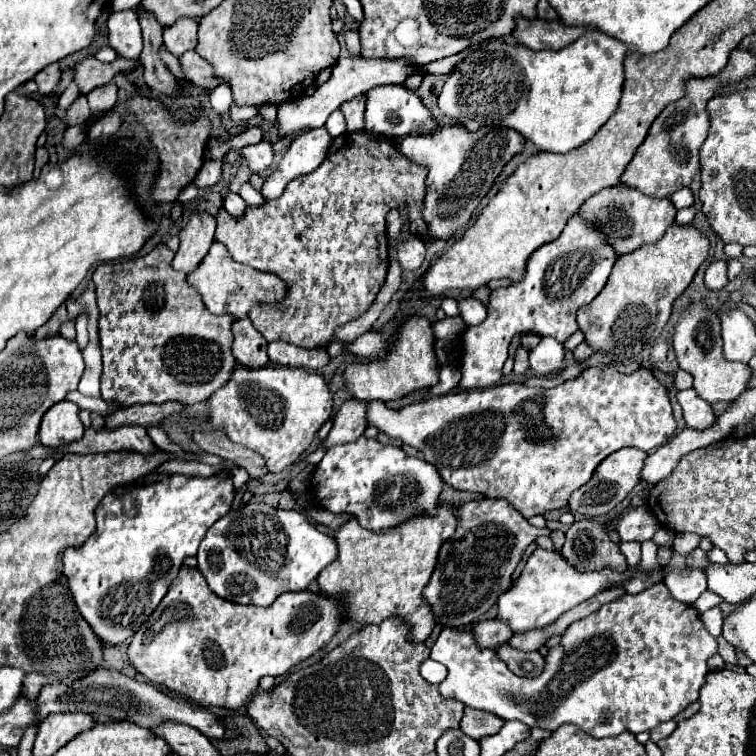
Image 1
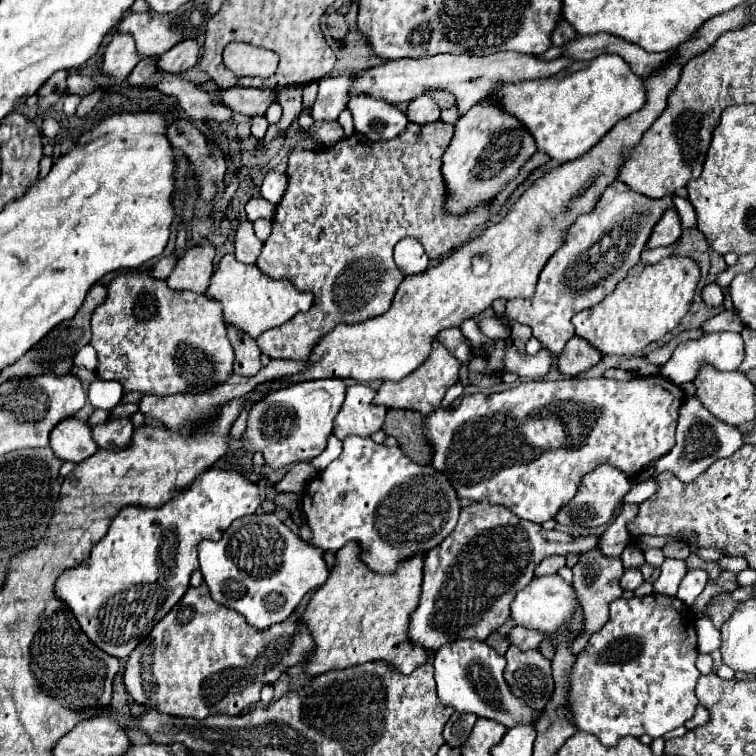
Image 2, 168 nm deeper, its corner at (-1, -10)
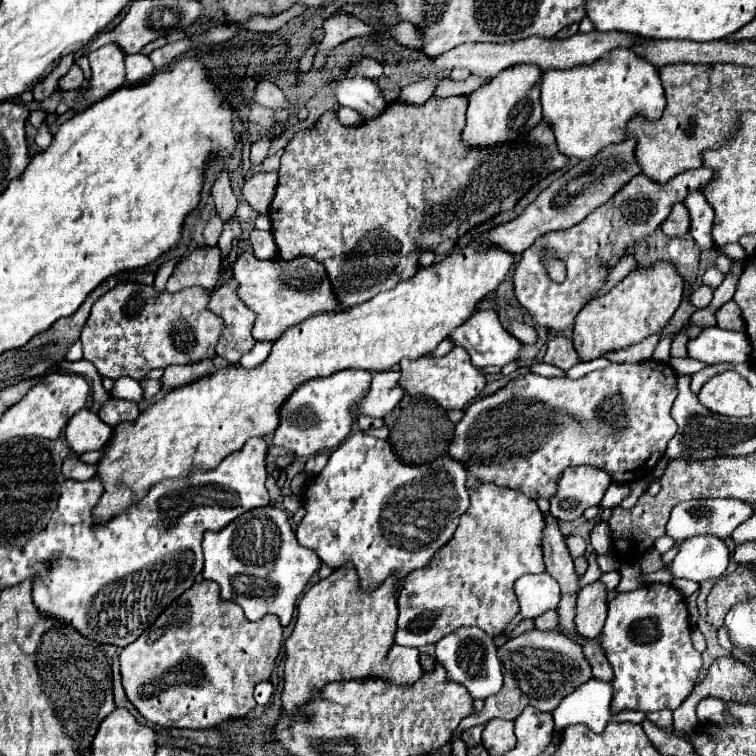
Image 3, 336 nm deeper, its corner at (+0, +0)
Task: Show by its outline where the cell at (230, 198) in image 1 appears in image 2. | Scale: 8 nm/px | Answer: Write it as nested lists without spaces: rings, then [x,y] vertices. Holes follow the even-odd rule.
[[[244,221],[240,223],[240,227],[234,233],[234,245],[236,245],[236,259],[242,263],[250,263],[256,265],[258,255],[262,253],[262,241],[254,235],[252,223]]]

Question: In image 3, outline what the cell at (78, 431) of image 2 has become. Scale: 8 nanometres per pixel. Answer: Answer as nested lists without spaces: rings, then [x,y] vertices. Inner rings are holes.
[[[81,409],[77,411],[67,427],[65,427],[65,439],[73,453],[85,453],[85,451],[99,451],[105,447],[105,443],[111,437],[111,427],[101,423],[101,419],[89,411]]]

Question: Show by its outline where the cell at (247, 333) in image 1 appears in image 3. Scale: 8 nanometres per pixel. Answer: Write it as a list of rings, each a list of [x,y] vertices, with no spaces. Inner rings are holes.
[[[227,281],[209,301],[209,307],[225,321],[225,333],[217,345],[217,355],[233,367],[237,367],[239,359],[255,345],[255,339],[251,337],[253,313],[249,313],[243,301],[235,295],[235,287],[235,281]]]

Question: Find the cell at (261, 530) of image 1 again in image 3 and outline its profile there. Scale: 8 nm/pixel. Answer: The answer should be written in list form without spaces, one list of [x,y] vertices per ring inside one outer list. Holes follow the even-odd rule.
[[[271,505],[243,513],[217,533],[205,531],[203,553],[203,577],[221,587],[221,597],[241,605],[249,621],[259,621],[267,613],[273,613],[279,617],[281,625],[291,621],[297,597],[311,575],[321,567],[317,553],[299,545],[287,513]]]

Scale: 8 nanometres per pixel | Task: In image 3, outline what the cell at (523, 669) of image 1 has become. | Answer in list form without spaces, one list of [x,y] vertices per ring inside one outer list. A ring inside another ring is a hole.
[[[531,629],[515,639],[509,639],[505,645],[499,647],[499,661],[503,665],[505,677],[501,691],[485,701],[481,713],[465,717],[465,721],[461,721],[459,727],[453,731],[453,737],[475,725],[483,725],[485,721],[495,717],[515,719],[527,705],[533,705],[539,711],[553,711],[563,697],[567,697],[581,683],[591,679],[591,667],[581,653],[581,645],[571,643],[565,635],[557,631]]]

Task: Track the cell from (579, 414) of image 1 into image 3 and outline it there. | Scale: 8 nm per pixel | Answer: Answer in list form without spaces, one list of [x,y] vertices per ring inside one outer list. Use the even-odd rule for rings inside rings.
[[[643,361],[643,363],[621,363],[621,365],[611,365],[607,369],[601,371],[593,371],[587,373],[581,379],[569,379],[569,377],[555,377],[555,379],[547,379],[541,377],[537,373],[527,373],[523,377],[511,379],[503,389],[481,397],[477,401],[473,401],[467,409],[463,409],[463,417],[461,421],[455,425],[455,437],[447,449],[447,455],[455,461],[459,461],[465,469],[469,469],[469,475],[473,475],[475,479],[483,481],[483,483],[497,483],[497,485],[505,485],[511,489],[521,491],[523,495],[527,495],[529,499],[537,501],[537,499],[551,499],[557,493],[559,487],[559,477],[567,467],[577,467],[577,465],[593,465],[593,467],[601,467],[609,473],[613,473],[617,483],[635,483],[639,479],[645,479],[649,475],[649,471],[655,467],[655,463],[663,457],[665,453],[665,445],[667,441],[675,435],[677,431],[677,423],[671,417],[671,405],[677,397],[677,373],[673,371],[673,367],[669,363],[659,363],[659,361]]]

